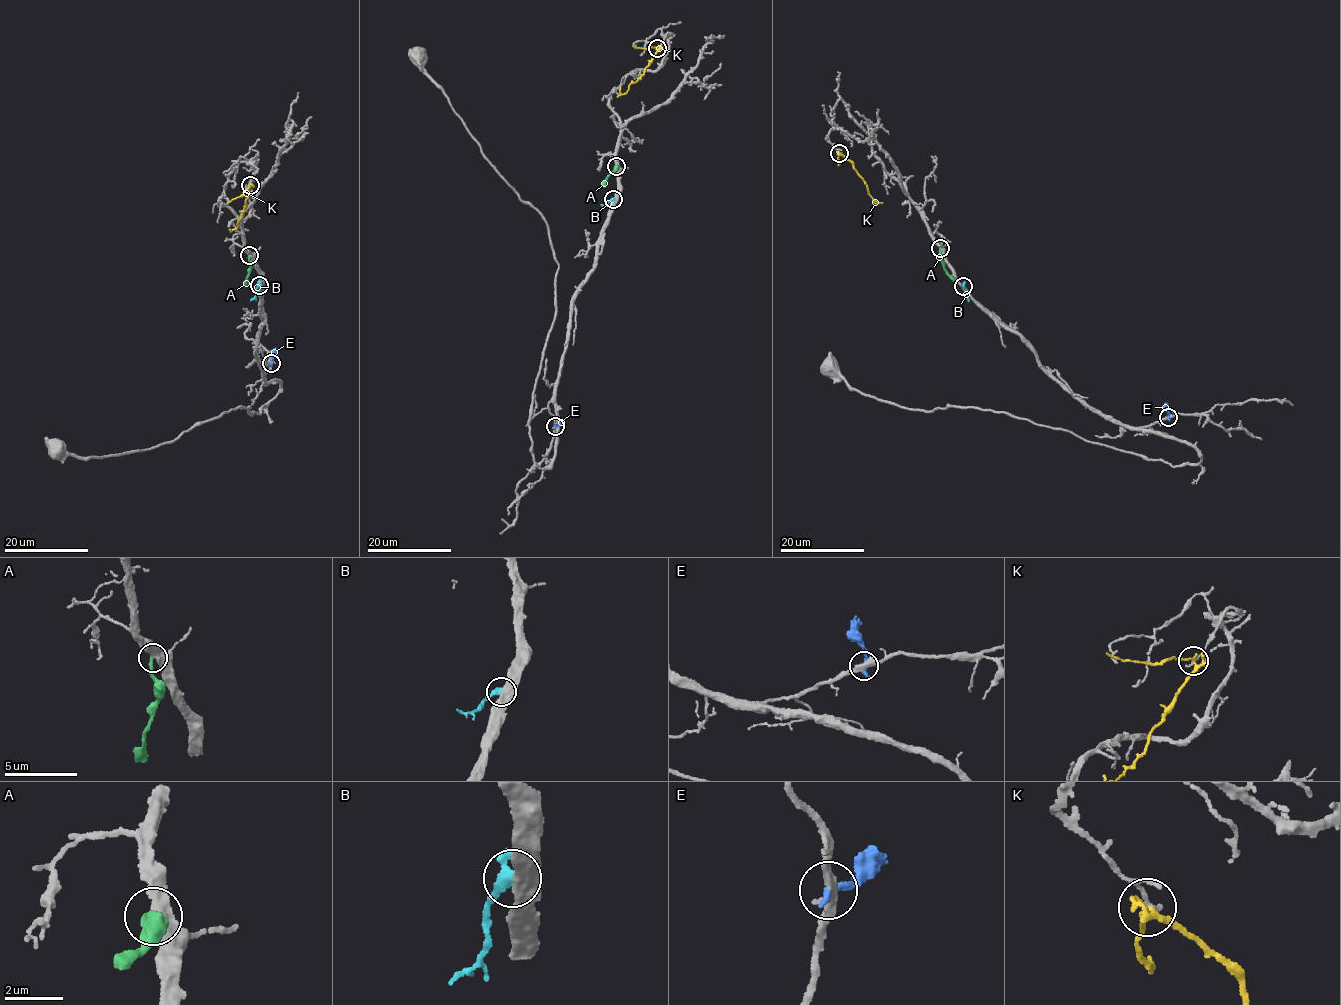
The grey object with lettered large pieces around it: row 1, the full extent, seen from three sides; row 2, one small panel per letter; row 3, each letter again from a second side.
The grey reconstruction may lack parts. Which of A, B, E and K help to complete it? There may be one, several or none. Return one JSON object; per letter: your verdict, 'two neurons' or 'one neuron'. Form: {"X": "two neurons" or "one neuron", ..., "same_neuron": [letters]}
{"A": "two neurons", "B": "two neurons", "E": "two neurons", "K": "two neurons", "same_neuron": []}

